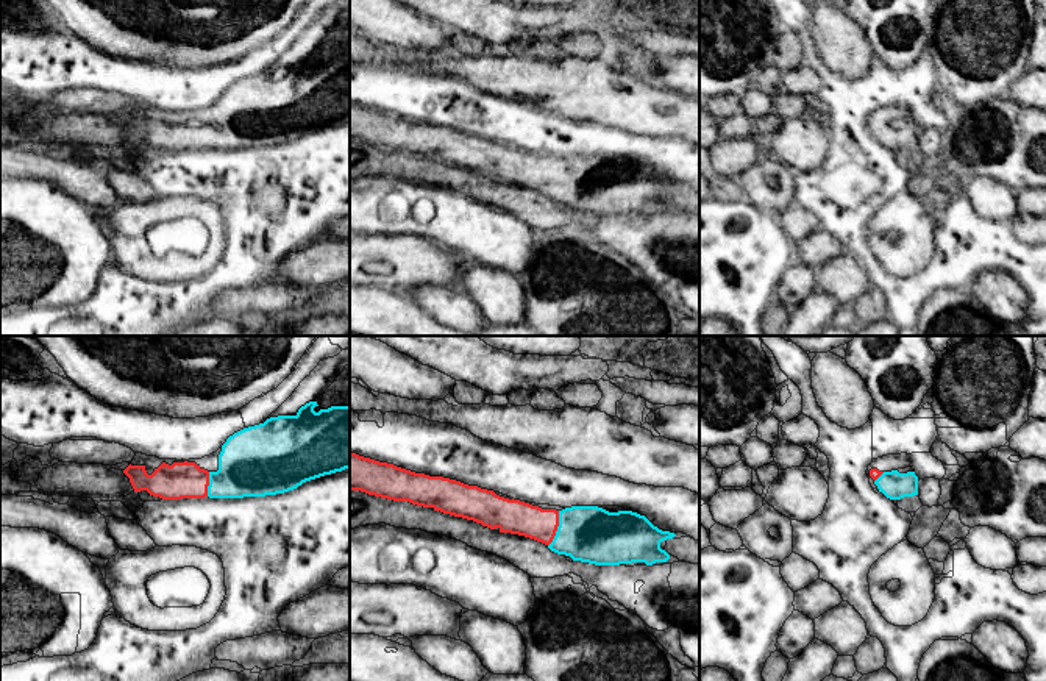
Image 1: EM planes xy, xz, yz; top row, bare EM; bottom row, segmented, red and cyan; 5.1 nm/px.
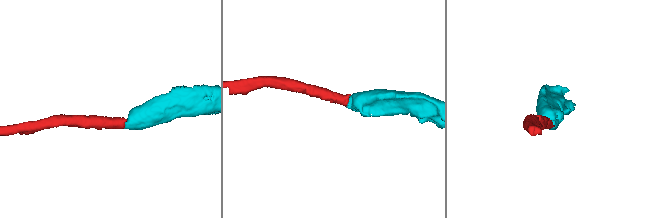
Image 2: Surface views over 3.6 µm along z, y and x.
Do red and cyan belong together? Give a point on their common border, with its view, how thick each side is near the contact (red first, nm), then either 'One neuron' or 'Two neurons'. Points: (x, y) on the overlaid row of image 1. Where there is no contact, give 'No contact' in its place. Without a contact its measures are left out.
Touches red at xz (556, 528). Thickness 180 nm (red) against 300 nm. One neuron

